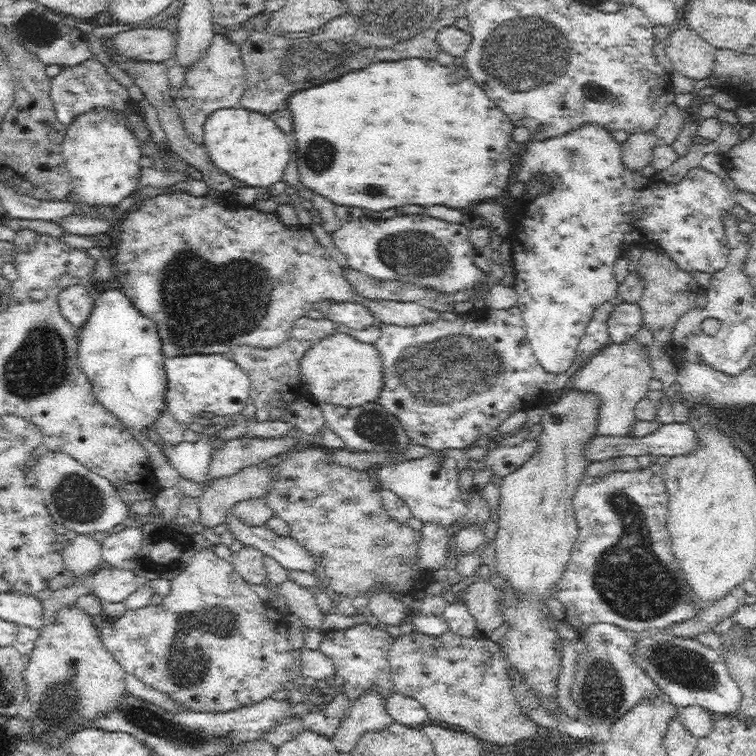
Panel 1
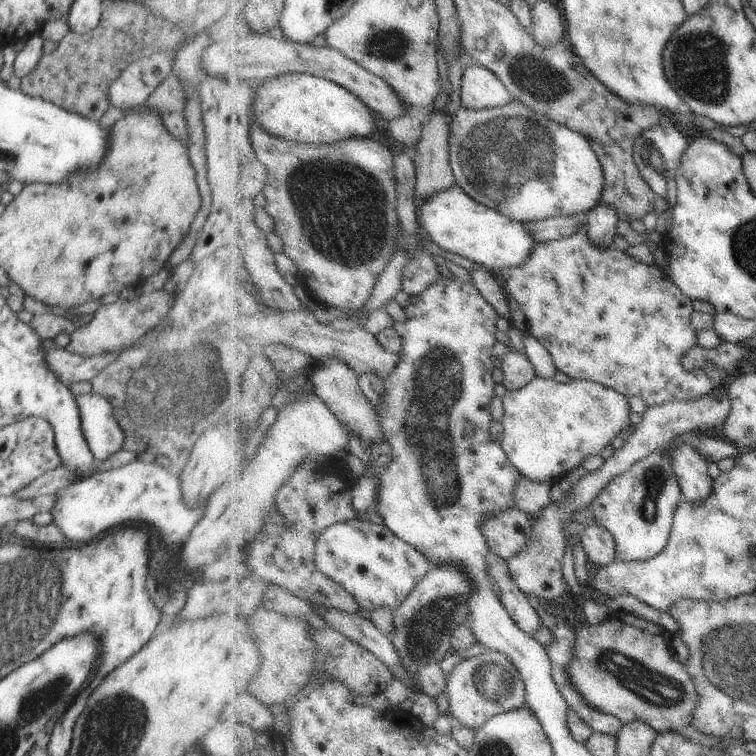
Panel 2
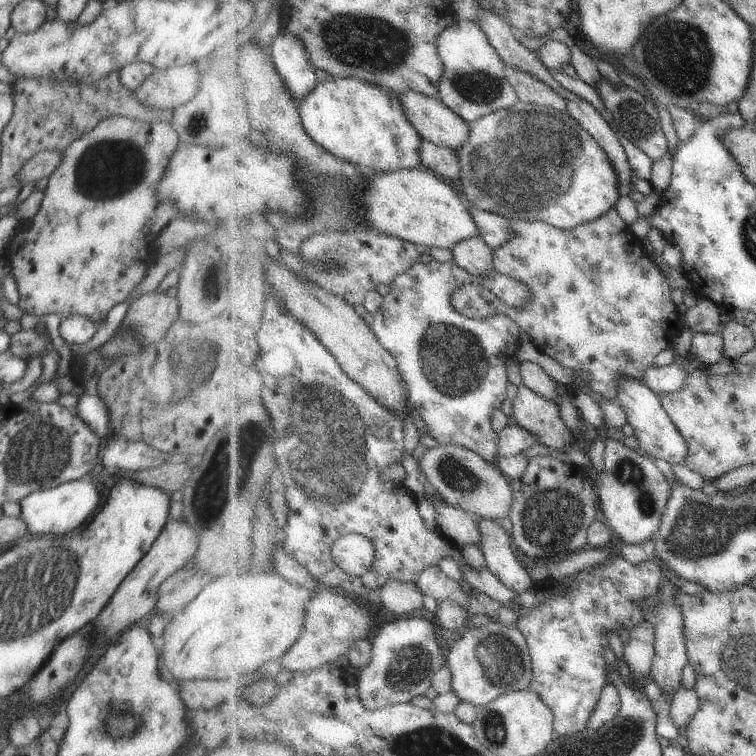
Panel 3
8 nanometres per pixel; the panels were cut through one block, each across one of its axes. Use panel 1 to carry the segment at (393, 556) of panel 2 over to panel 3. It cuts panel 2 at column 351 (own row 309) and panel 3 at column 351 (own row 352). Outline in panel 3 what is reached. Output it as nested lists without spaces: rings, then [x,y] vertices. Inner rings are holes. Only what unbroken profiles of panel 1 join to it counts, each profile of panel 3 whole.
[[[352,533],[335,544],[333,554],[338,566],[353,577],[362,577],[374,568],[378,547],[365,534]]]

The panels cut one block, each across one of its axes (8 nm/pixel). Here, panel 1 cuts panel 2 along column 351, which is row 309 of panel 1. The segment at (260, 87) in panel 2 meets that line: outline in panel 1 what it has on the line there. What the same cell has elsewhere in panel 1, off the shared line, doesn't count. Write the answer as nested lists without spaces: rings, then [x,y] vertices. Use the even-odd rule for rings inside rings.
[[[118,284],[100,290],[86,320],[75,328],[77,355],[94,394],[128,427],[143,430],[164,409],[166,375],[156,324],[142,313]]]

